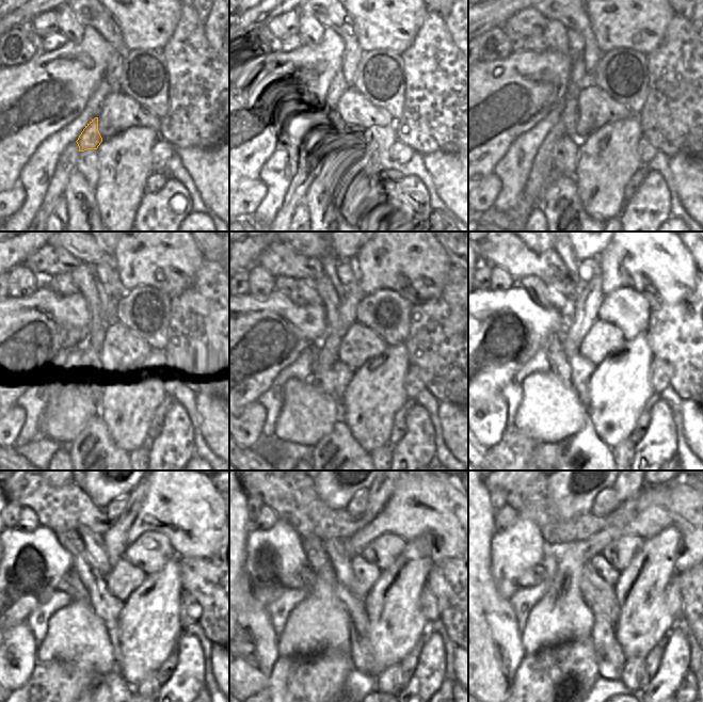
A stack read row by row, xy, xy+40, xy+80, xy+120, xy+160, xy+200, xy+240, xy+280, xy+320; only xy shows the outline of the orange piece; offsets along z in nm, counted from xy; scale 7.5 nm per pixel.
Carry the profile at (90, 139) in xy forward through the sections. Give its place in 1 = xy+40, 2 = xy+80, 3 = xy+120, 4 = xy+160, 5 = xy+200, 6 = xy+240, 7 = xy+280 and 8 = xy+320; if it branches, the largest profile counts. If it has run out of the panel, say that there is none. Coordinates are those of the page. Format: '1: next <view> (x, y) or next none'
1: next xy+40 (329, 133)
2: next xy+80 (569, 118)
3: next xy+120 (91, 348)
4: next xy+160 (328, 349)
5: next xy+200 (589, 299)
6: next xy+240 (114, 539)
7: next xy+280 (379, 492)
8: next xy+320 (623, 492)

